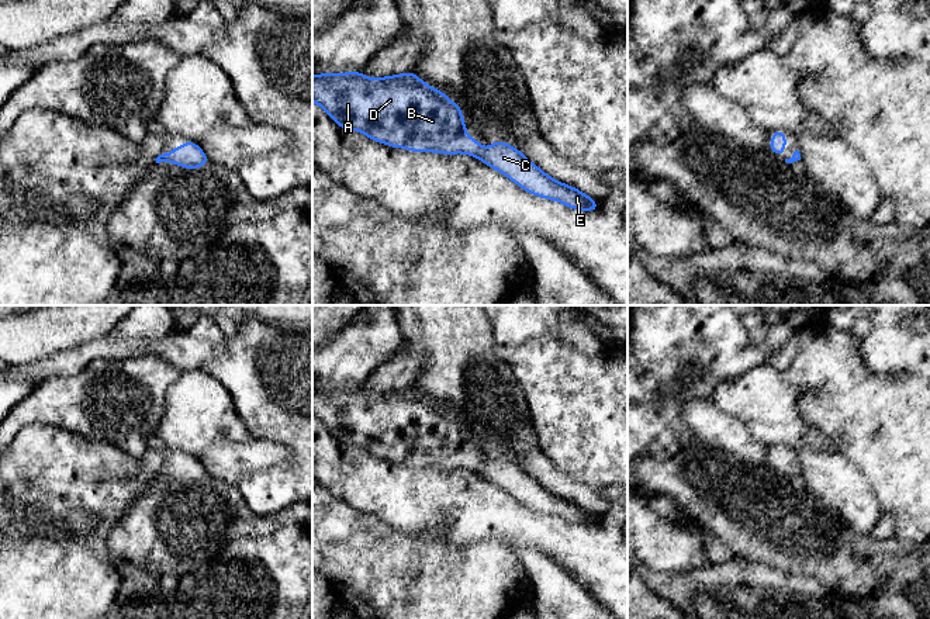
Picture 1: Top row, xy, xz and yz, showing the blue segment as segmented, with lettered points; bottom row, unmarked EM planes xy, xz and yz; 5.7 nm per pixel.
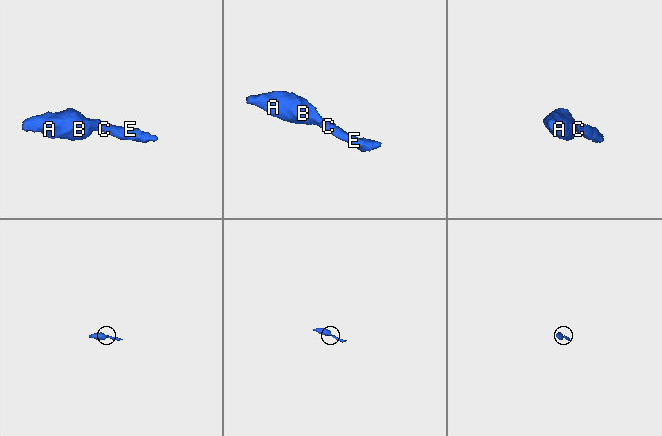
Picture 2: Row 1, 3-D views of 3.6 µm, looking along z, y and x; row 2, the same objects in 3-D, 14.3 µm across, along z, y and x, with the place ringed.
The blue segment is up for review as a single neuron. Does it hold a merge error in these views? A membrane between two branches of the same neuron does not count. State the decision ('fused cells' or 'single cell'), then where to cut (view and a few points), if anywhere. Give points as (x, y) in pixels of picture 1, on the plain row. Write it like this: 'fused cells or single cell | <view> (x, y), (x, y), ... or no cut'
single cell | no cut

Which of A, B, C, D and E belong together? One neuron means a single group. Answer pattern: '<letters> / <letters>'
A B C D E

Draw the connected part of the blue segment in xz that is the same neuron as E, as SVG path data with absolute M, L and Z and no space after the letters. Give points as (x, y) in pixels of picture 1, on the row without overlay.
M360 385L312 390L312 416L319 419L339 442L359 446L380 459L412 467L467 468L501 487L530 509L556 515L573 525L601 525L601 518L594 519L594 513L585 508L552 494L518 463L495 456L485 467L478 456L467 450L461 422L450 416L443 407L425 400L412 387L381 394L366 393Z

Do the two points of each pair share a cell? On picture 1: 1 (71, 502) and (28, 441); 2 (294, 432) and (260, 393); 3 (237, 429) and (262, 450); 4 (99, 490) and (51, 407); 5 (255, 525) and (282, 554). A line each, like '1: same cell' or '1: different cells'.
1: same cell
2: same cell
3: different cells
4: different cells
5: different cells

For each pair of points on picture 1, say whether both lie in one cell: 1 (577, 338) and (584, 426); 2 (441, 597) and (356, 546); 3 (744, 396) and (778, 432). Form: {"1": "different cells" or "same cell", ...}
{"1": "different cells", "2": "same cell", "3": "same cell"}

